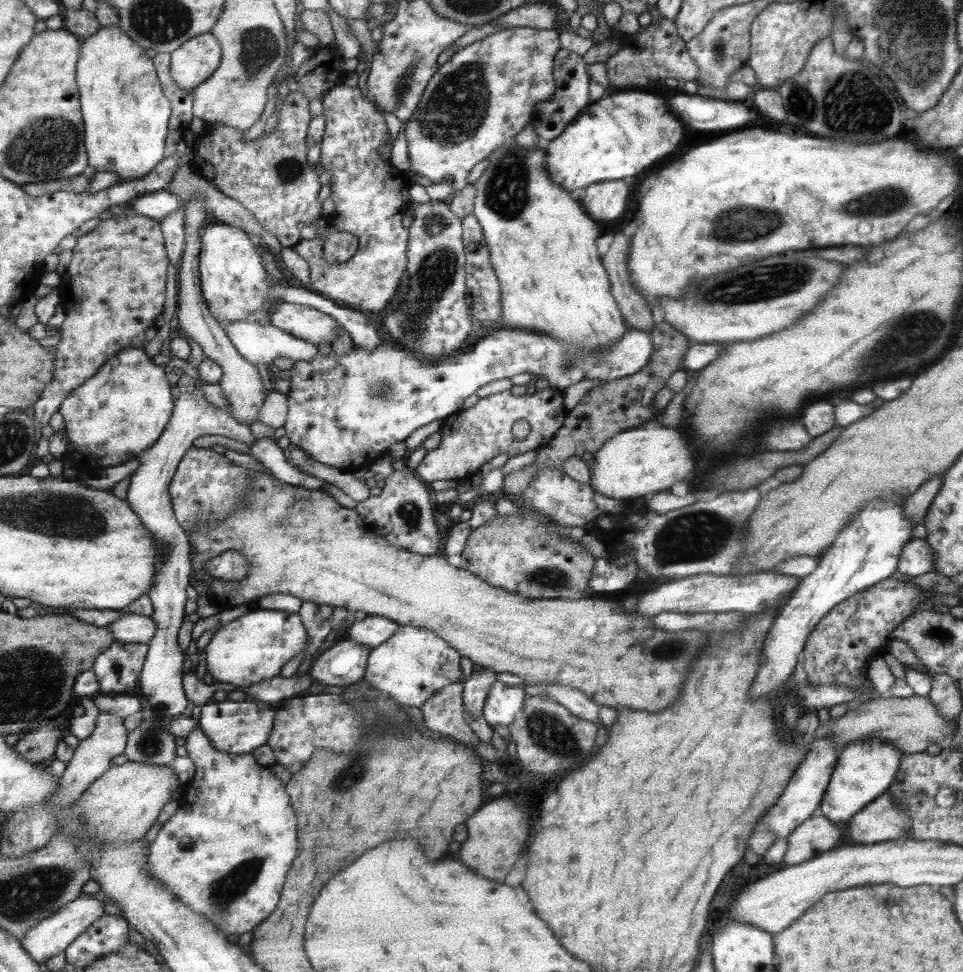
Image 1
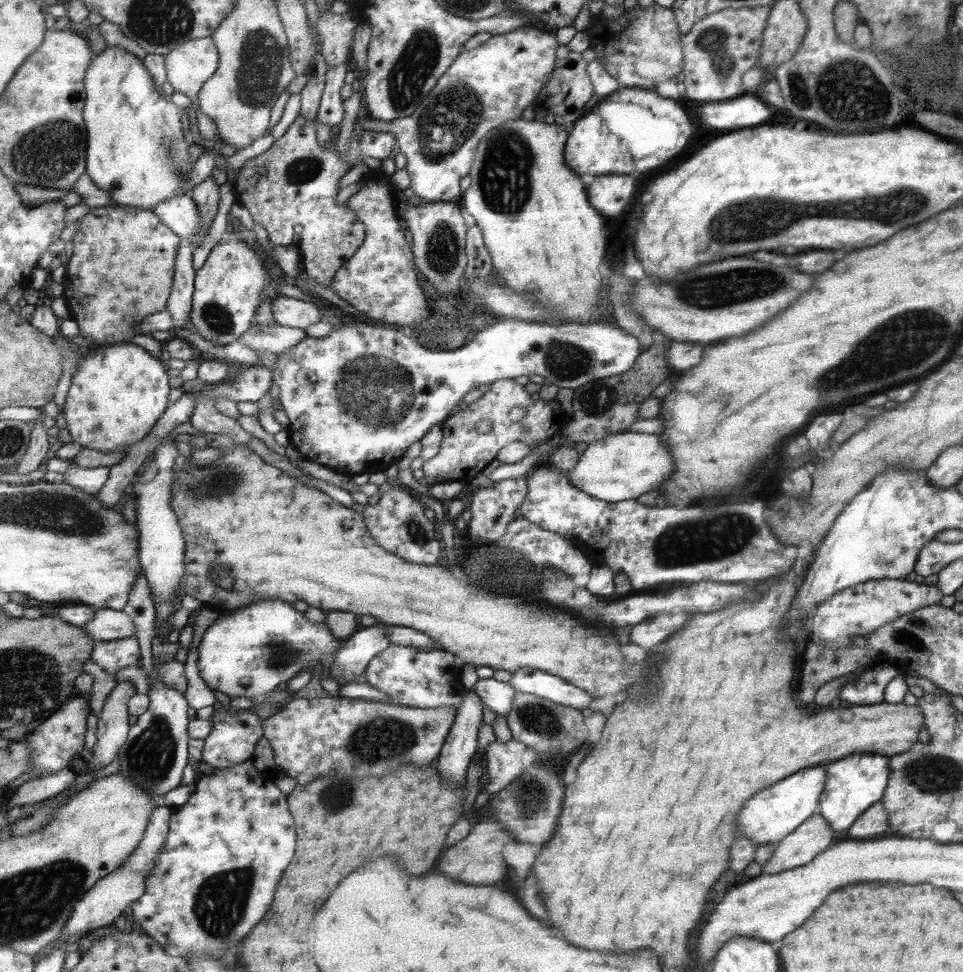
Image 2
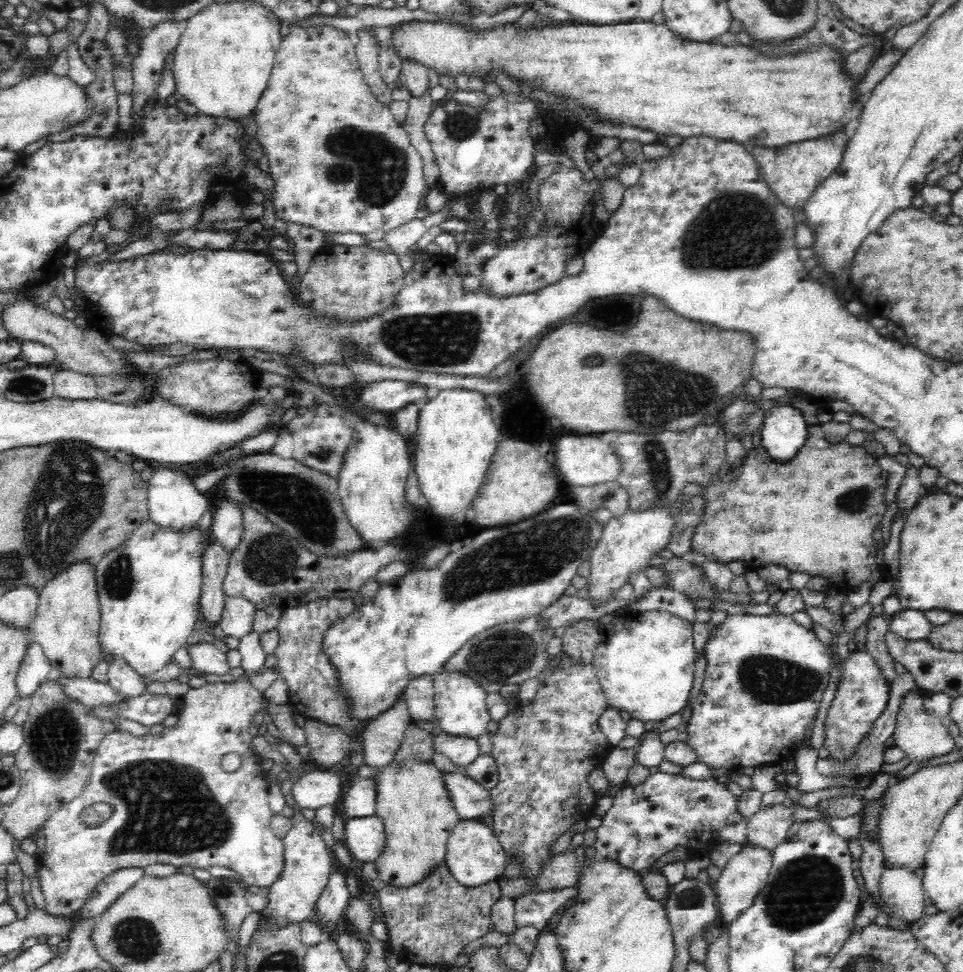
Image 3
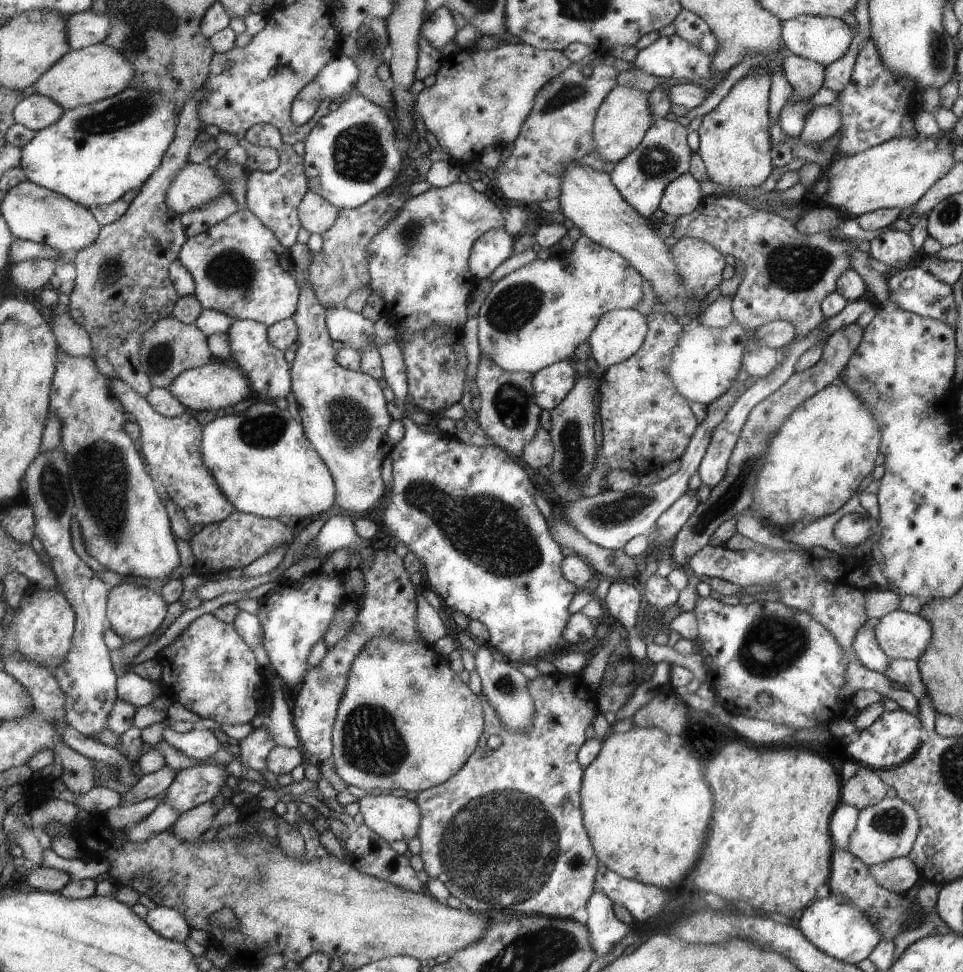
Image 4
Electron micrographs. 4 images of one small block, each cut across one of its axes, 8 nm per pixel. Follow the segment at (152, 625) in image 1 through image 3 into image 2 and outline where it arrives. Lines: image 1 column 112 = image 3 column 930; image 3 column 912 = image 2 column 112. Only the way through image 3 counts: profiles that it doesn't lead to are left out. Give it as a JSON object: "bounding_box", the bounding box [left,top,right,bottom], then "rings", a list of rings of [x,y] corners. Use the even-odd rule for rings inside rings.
{"bounding_box":[84,609,136,642],"rings":[[[99,609],[98,616],[84,628],[97,642],[120,640],[136,636],[136,622],[124,611]]]}

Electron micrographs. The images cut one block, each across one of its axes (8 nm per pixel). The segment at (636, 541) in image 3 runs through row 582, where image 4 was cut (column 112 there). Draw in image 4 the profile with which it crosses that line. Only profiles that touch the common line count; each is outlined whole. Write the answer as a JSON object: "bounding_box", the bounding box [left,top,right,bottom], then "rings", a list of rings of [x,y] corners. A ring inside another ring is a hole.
{"bounding_box":[109,582,166,640],"rings":[[[124,582],[112,589],[109,622],[124,638],[137,640],[158,630],[166,616],[166,608],[166,600],[153,589]]]}

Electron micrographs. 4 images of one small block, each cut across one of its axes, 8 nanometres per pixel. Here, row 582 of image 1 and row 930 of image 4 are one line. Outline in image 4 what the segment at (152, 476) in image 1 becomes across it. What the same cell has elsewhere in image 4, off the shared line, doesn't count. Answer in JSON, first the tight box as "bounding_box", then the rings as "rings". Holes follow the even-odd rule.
{"bounding_box":[144,905,190,943],"rings":[[[158,905],[154,910],[148,911],[144,920],[164,938],[184,943],[189,937],[190,922],[177,909]]]}

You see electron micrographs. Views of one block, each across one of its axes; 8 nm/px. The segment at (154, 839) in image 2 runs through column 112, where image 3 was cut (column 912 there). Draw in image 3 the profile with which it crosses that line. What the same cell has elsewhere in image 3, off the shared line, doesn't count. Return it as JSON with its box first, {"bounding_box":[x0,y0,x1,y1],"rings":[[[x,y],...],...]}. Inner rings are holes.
{"bounding_box":[882,869,924,924],"rings":[[[886,869],[882,876],[882,898],[902,922],[914,924],[924,917],[923,882],[914,873]]]}

